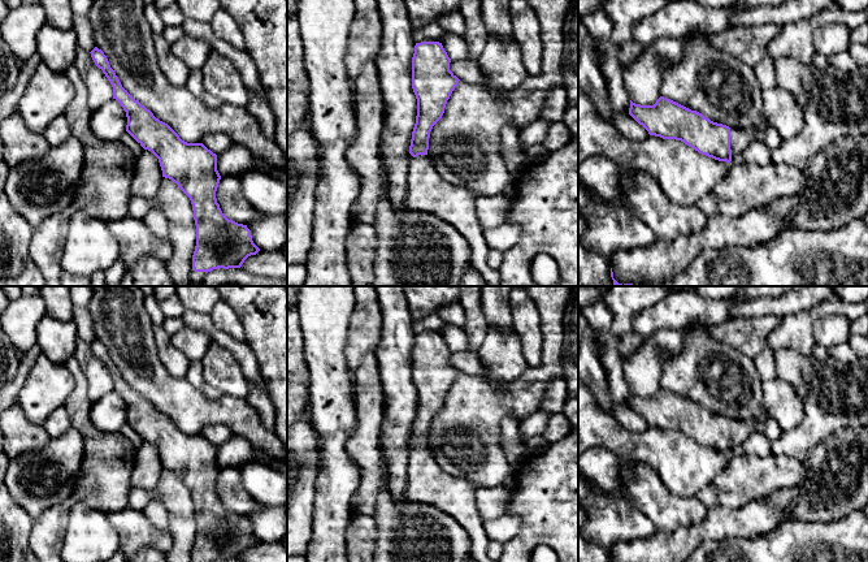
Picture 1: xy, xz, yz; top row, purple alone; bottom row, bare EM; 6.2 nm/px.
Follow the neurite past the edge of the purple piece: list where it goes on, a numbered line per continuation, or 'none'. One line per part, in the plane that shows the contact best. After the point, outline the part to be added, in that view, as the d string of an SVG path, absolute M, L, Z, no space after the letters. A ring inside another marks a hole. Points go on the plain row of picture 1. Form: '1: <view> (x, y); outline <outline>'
1: yz (740, 429); outline M730 419L732 453L741 450L742 444L747 440L752 431L754 423L751 420Z

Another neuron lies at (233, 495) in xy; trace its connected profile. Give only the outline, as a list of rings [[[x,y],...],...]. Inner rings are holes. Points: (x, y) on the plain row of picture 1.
[[[222,467],[216,483],[216,490],[222,505],[238,515],[248,516],[264,507],[247,493],[238,468]]]

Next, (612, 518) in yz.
[[[620,458],[620,483],[615,490],[591,492],[578,480],[578,503],[587,519],[583,536],[591,544],[611,549],[617,542],[652,537],[657,529],[626,494],[626,483],[634,476],[634,463]]]

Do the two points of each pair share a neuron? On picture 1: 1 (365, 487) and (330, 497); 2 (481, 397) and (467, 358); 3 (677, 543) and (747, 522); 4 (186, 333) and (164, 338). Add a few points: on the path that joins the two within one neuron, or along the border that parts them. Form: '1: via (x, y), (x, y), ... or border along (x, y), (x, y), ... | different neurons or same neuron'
1: border along (351, 459), (360, 474), (351, 498), (352, 513) | different neurons
2: border along (460, 371), (478, 377) | different neurons
3: via (694, 535), (720, 523), (730, 523) | same neuron
4: border along (169, 334), (173, 344), (190, 361) | different neurons

